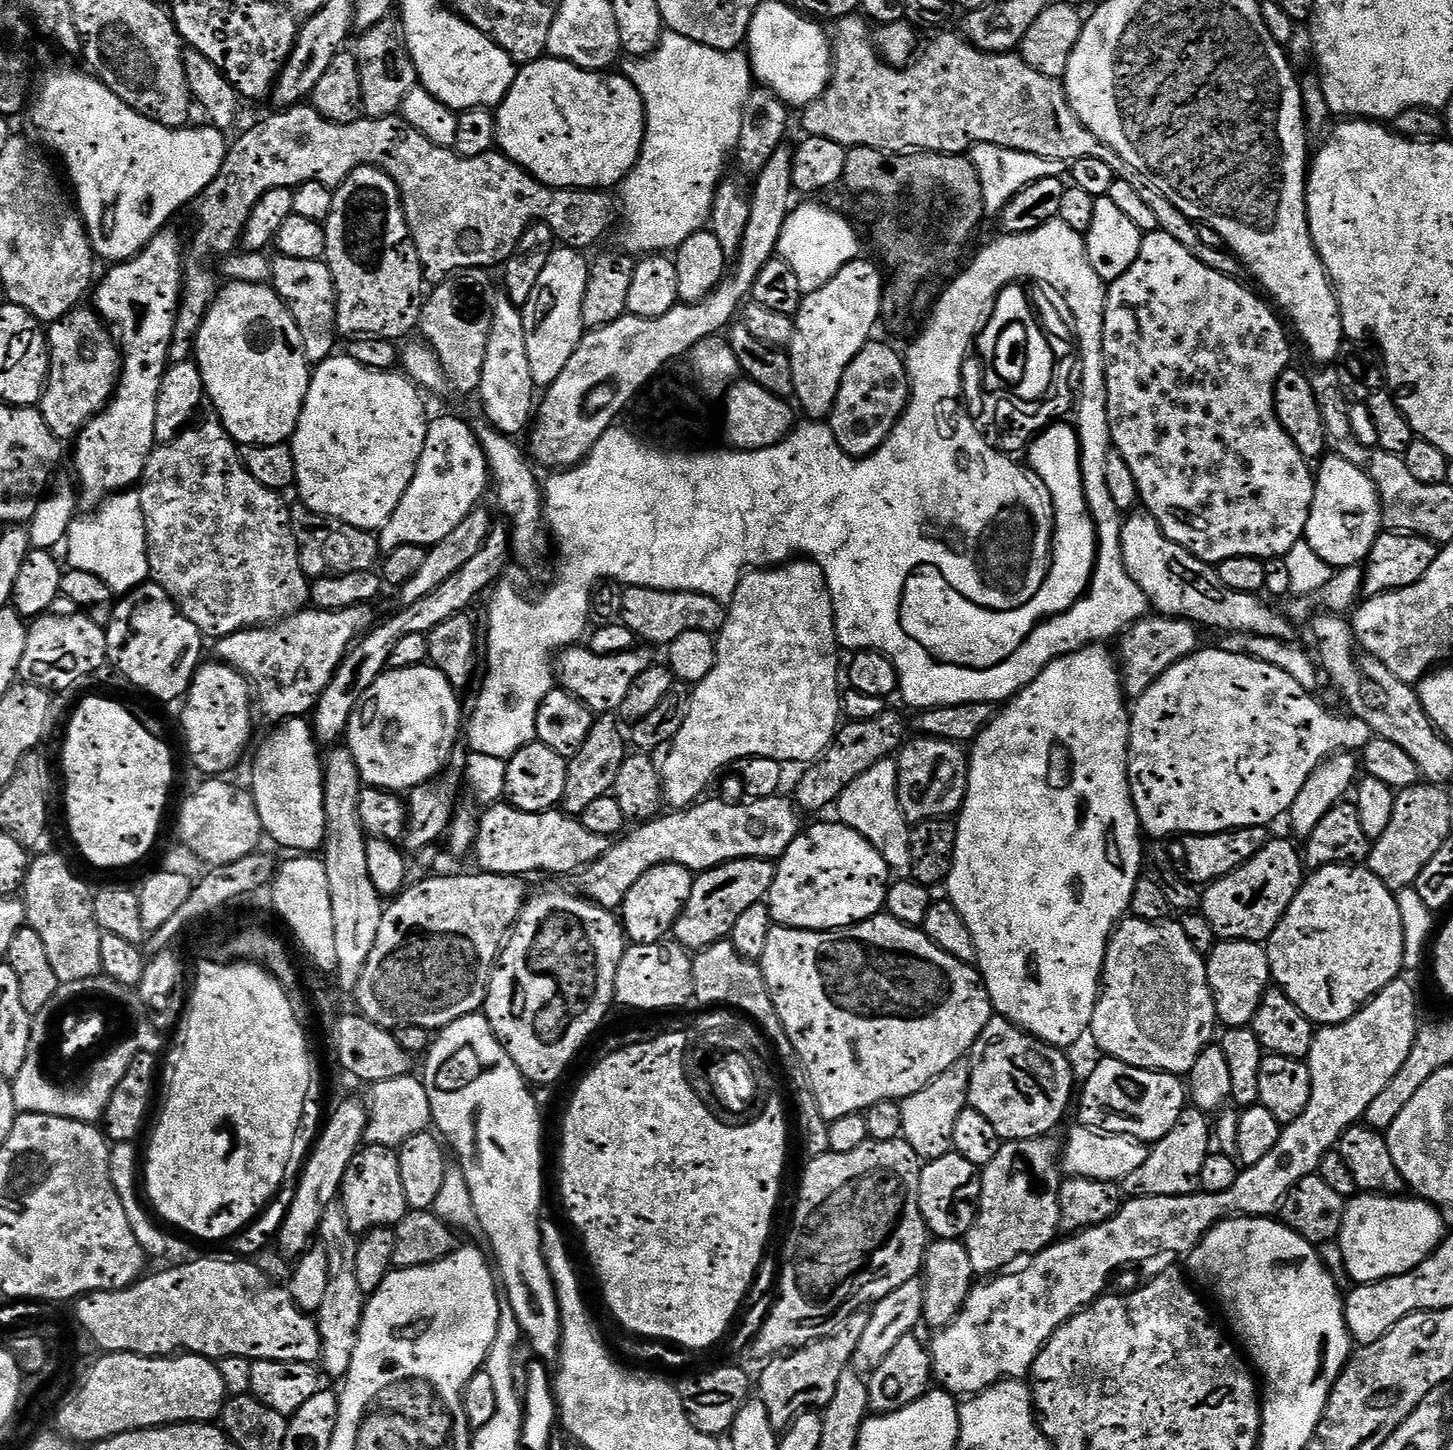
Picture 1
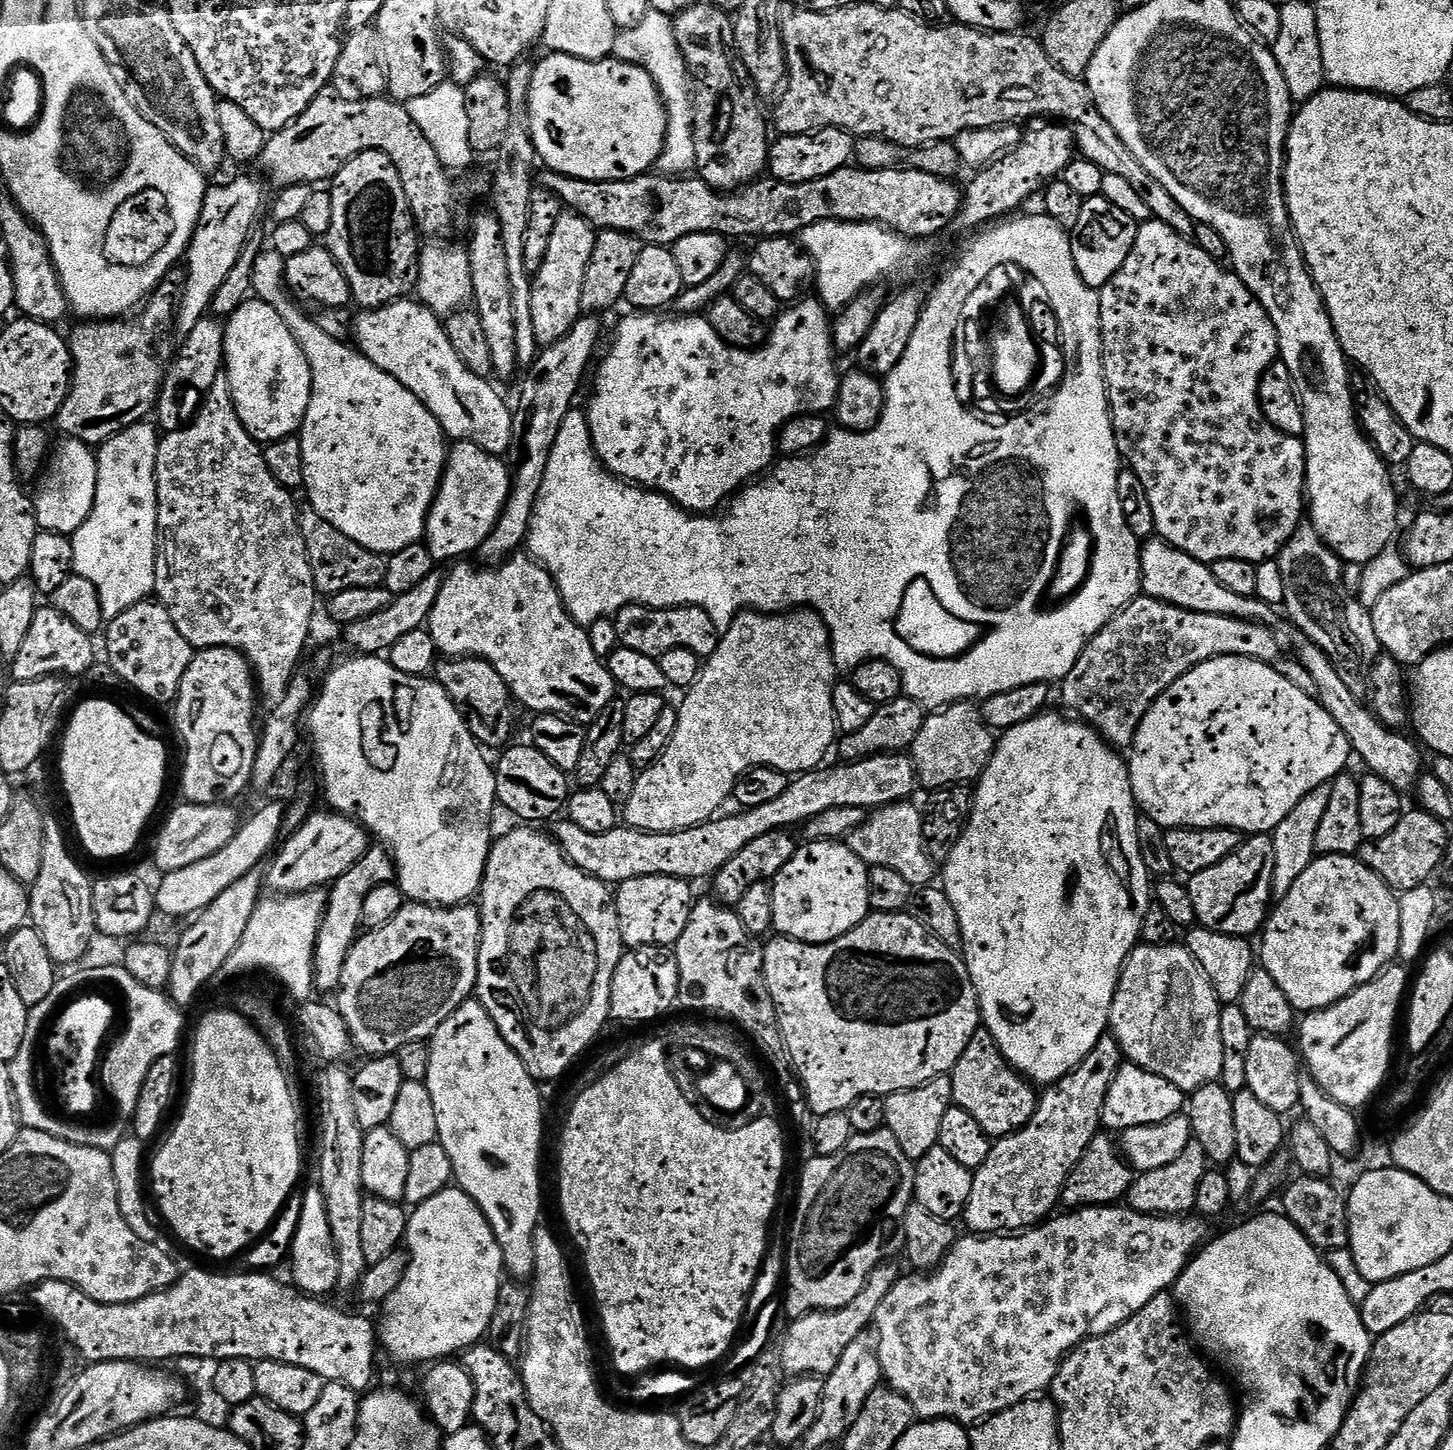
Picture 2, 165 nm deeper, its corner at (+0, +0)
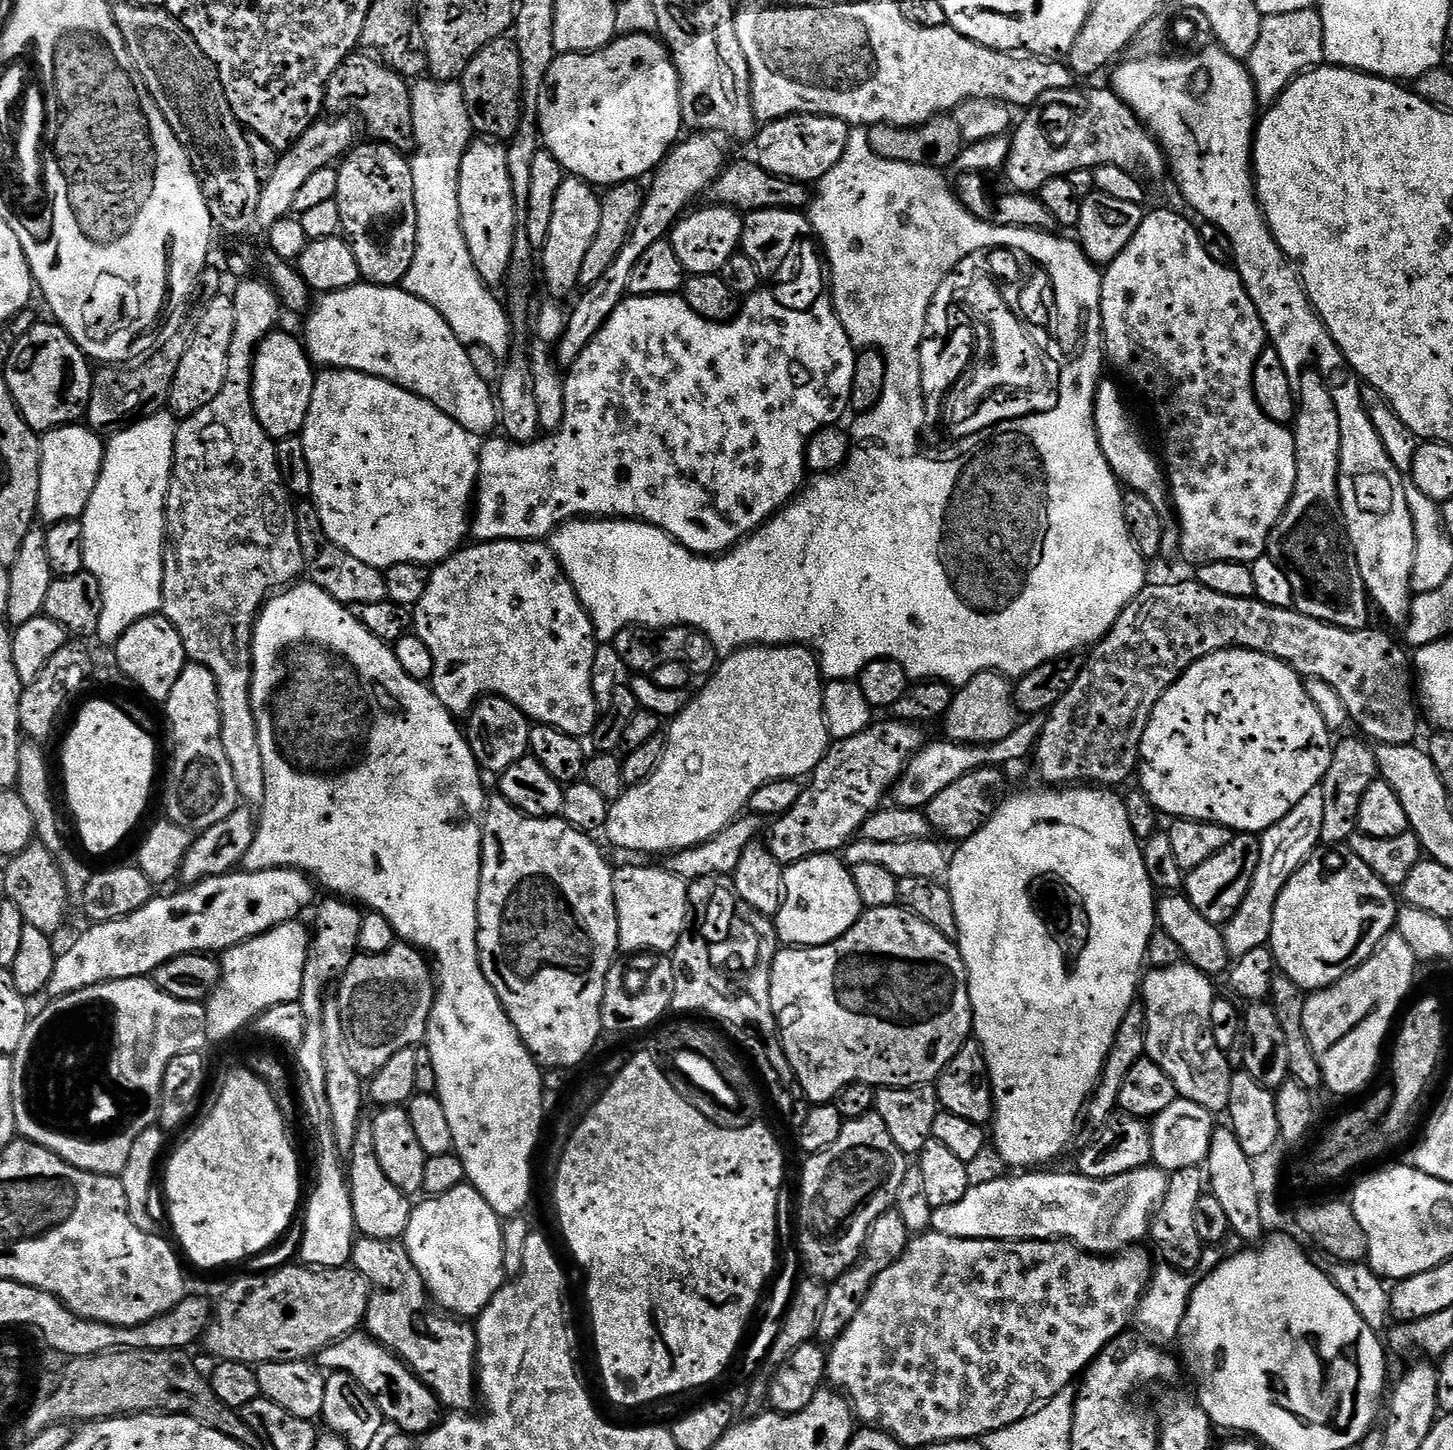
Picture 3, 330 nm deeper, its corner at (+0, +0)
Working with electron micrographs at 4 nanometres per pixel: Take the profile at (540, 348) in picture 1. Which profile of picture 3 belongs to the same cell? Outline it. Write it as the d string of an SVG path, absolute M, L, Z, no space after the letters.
M565 178L562 186L558 186L558 198L554 198L550 234L538 256L543 287L545 284L552 295L549 297L571 297L577 291L582 261L586 259L586 253L590 250L590 242L594 242L594 234L598 234L598 222L602 222L602 210L597 189L586 180Z

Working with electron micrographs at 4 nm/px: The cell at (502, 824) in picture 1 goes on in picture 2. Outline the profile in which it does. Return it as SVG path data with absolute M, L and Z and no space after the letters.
M883 752L861 760L836 762L833 768L828 767L793 775L785 792L774 798L774 802L737 811L737 816L721 815L709 823L681 832L643 832L617 826L606 834L589 834L574 826L572 820L560 818L555 821L554 839L571 864L609 886L619 886L630 878L643 876L673 876L697 882L703 876L715 877L742 846L754 842L754 838L762 838L762 834L791 829L791 824L803 826L818 814L835 810L837 806L858 806L865 810L884 808L887 804L907 801L911 797L908 795L918 788L911 755L903 752Z

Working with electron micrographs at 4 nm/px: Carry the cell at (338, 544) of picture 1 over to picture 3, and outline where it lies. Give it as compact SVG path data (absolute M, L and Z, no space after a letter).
M300 502L295 505L298 538L302 542L302 554L306 576L313 584L317 584L326 594L330 594L339 604L351 606L366 602L382 602L388 599L386 594L386 578L383 571L366 562L358 562L354 554L346 554L330 537L324 533L320 515L315 504Z

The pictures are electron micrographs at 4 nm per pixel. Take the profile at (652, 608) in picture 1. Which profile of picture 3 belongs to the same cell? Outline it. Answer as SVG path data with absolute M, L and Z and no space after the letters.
M629 624L627 628L623 628L610 643L614 646L614 650L618 650L618 658L621 665L625 669L629 668L632 674L648 674L653 668L666 662L682 662L682 666L686 666L688 671L693 674L708 674L715 669L718 663L718 653L715 646L710 642L710 638L705 632L699 632L697 628L687 626L677 626L675 628L643 628L640 624Z

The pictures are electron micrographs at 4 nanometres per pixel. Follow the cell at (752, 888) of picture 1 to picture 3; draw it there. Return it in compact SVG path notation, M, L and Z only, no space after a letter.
M889 718L881 722L873 722L862 734L854 734L854 738L838 740L828 745L828 752L818 762L818 766L810 774L810 779L803 785L798 802L789 812L771 821L772 829L768 832L766 852L779 864L797 864L811 856L826 856L839 853L848 847L850 841L859 833L861 826L885 803L898 777L904 773L908 761L924 747L925 729L919 724L906 724L902 720Z

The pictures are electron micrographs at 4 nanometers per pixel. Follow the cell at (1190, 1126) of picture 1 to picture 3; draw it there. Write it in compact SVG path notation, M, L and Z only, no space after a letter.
M1187 1168L1171 1173L1166 1194L1150 1221L1150 1244L1160 1251L1160 1260L1180 1272L1195 1273L1200 1267L1202 1245L1194 1226L1194 1209L1198 1198L1205 1195L1206 1180L1200 1168Z

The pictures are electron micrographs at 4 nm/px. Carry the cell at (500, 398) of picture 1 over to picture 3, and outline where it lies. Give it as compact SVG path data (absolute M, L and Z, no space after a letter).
M476 138L469 144L466 154L462 154L462 166L458 174L458 210L462 234L466 238L466 246L470 246L470 258L474 258L474 270L478 270L478 278L489 288L499 289L508 279L510 258L516 241L518 213L516 199L510 182L510 172L506 166L507 147L491 138Z

